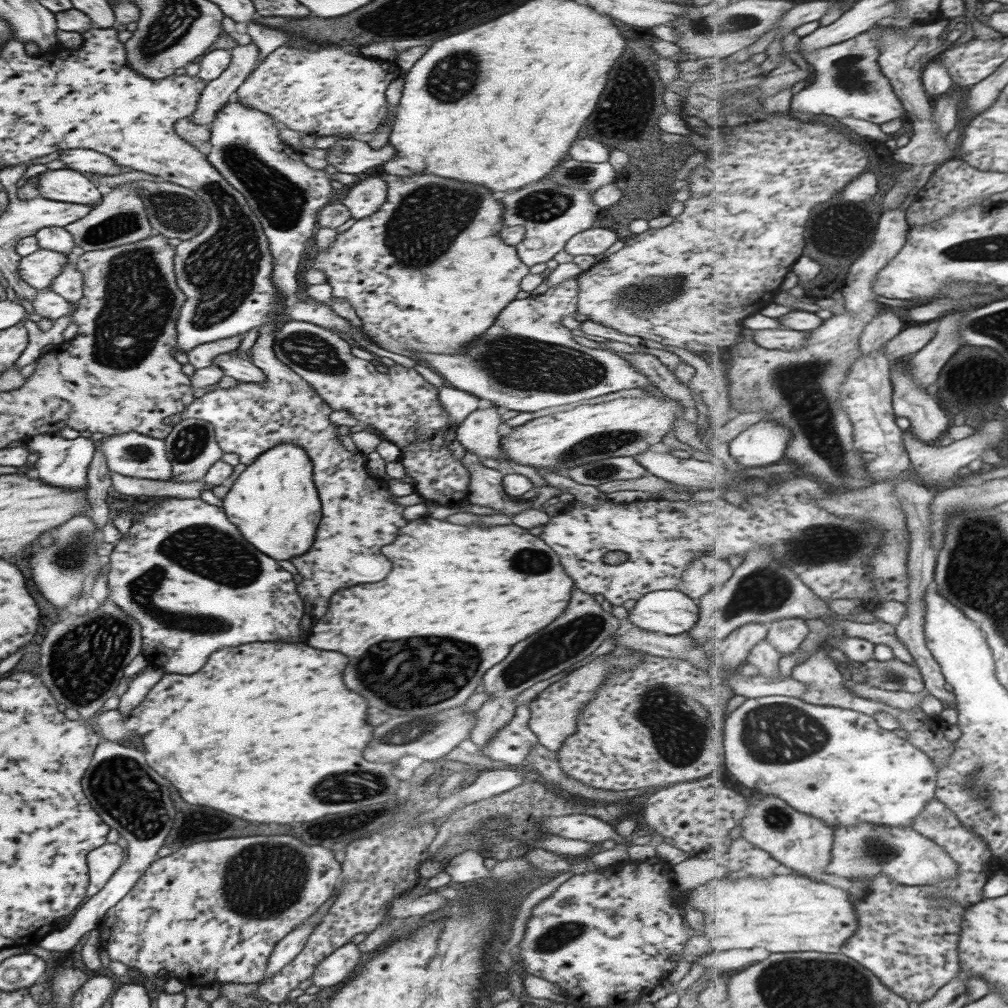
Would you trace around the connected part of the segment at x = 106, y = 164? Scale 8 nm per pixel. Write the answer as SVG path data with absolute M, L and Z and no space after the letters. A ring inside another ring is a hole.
M74 148L58 151L56 158L67 166L68 169L94 175L119 174L119 165L115 164L108 156L99 154L87 148Z

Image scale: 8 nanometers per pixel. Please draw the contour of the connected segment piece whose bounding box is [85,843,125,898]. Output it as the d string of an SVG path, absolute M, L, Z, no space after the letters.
M104 843L87 854L88 886L85 890L86 898L95 895L103 888L113 873L119 869L124 856L123 850L115 843Z

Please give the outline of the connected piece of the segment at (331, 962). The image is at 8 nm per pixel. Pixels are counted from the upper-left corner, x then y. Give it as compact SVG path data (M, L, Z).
M349 942L325 956L310 974L313 985L319 987L333 986L347 980L357 968L361 968L361 951L357 945Z

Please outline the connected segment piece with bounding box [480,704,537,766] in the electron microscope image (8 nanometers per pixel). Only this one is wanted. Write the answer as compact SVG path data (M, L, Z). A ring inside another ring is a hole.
M528 705L514 707L510 721L493 733L486 745L480 750L483 756L503 762L507 766L519 766L536 742L536 736L529 730L530 712Z

